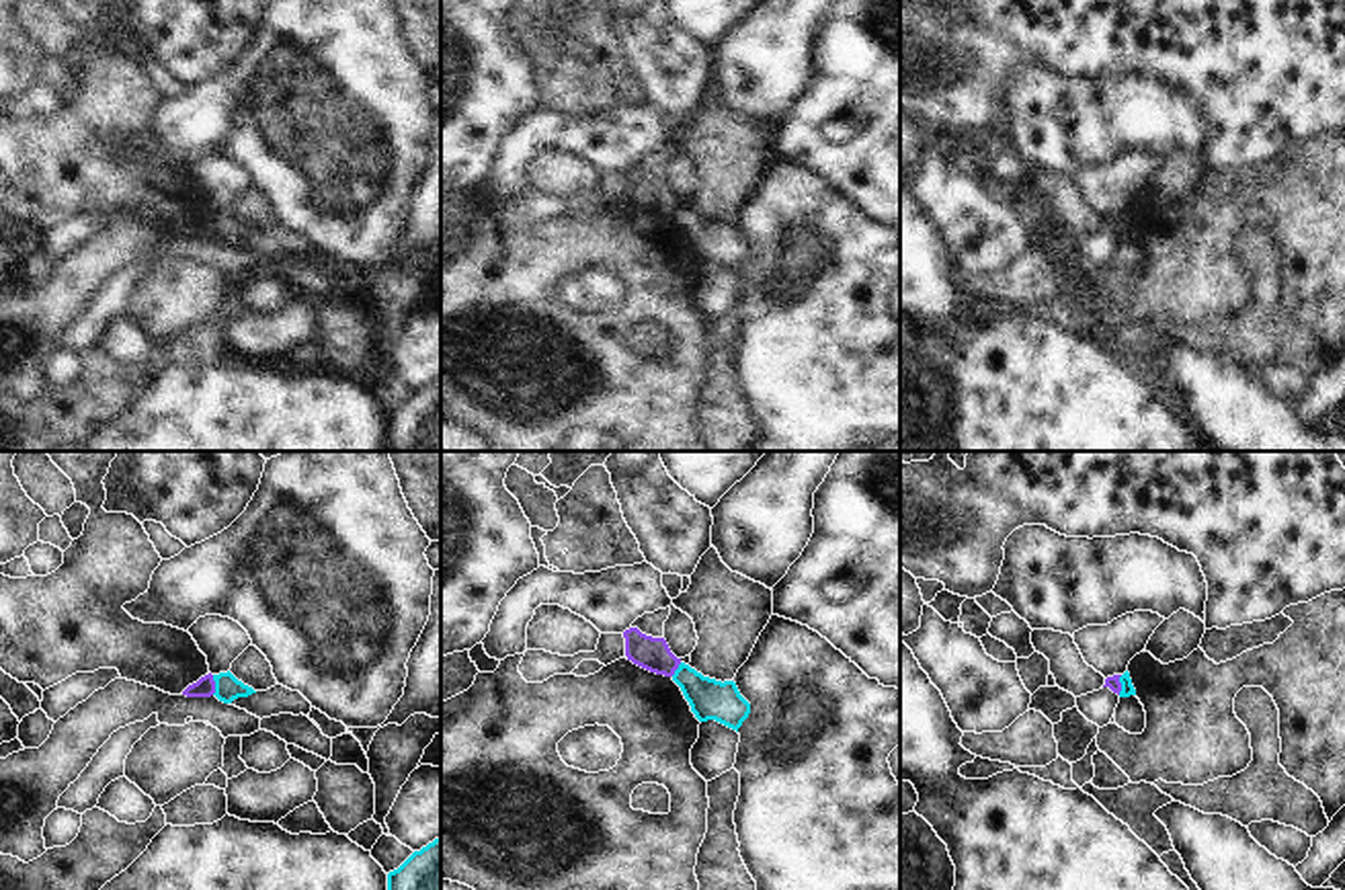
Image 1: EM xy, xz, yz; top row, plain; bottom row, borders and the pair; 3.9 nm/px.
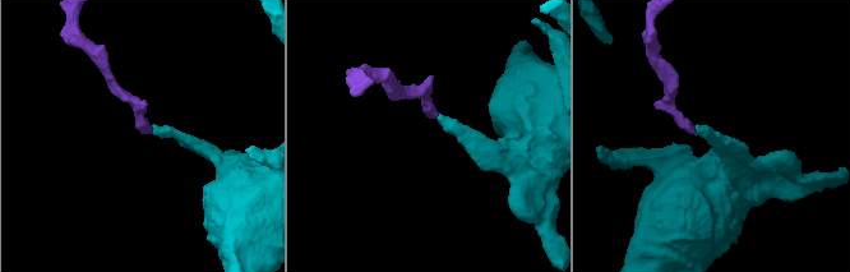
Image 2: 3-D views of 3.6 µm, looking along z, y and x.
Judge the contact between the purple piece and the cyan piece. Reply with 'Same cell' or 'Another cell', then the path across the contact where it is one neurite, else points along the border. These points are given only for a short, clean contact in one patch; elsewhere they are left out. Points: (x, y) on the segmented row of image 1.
Another cell. Boundary: xy (212, 675), (214, 694)

